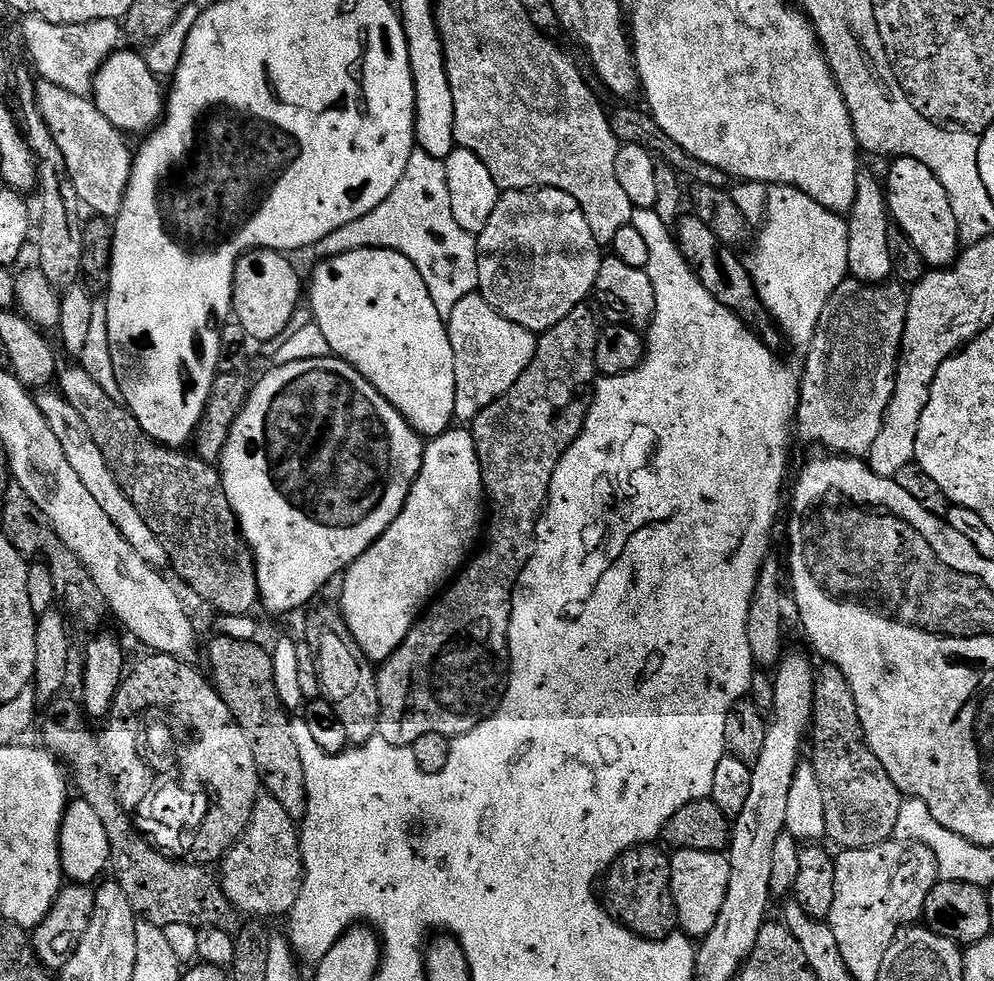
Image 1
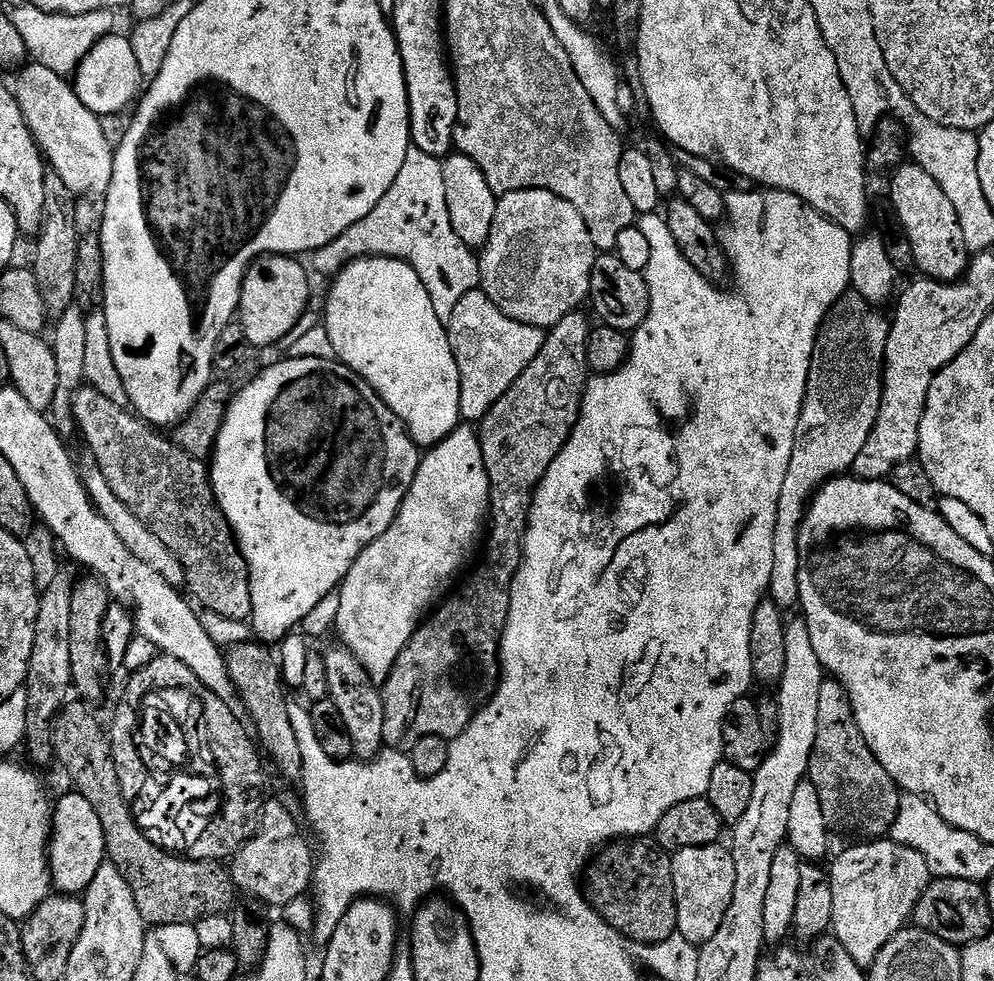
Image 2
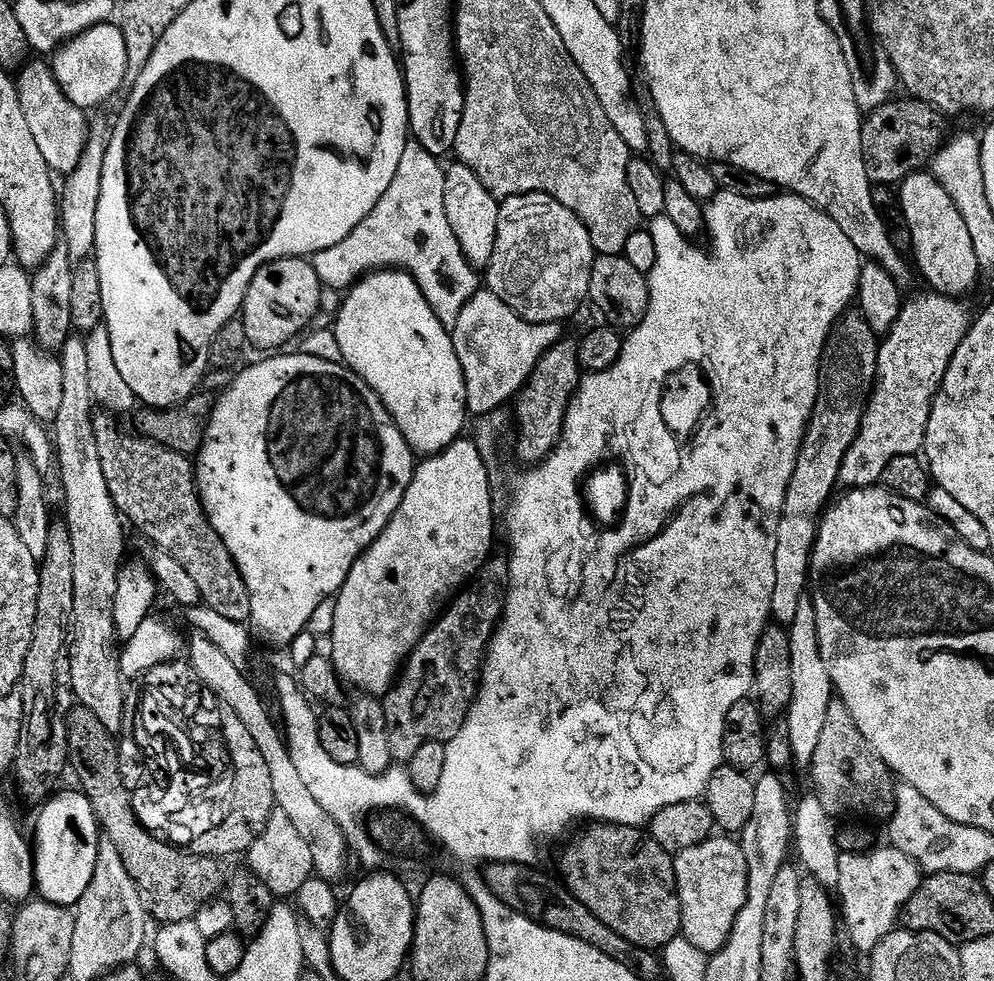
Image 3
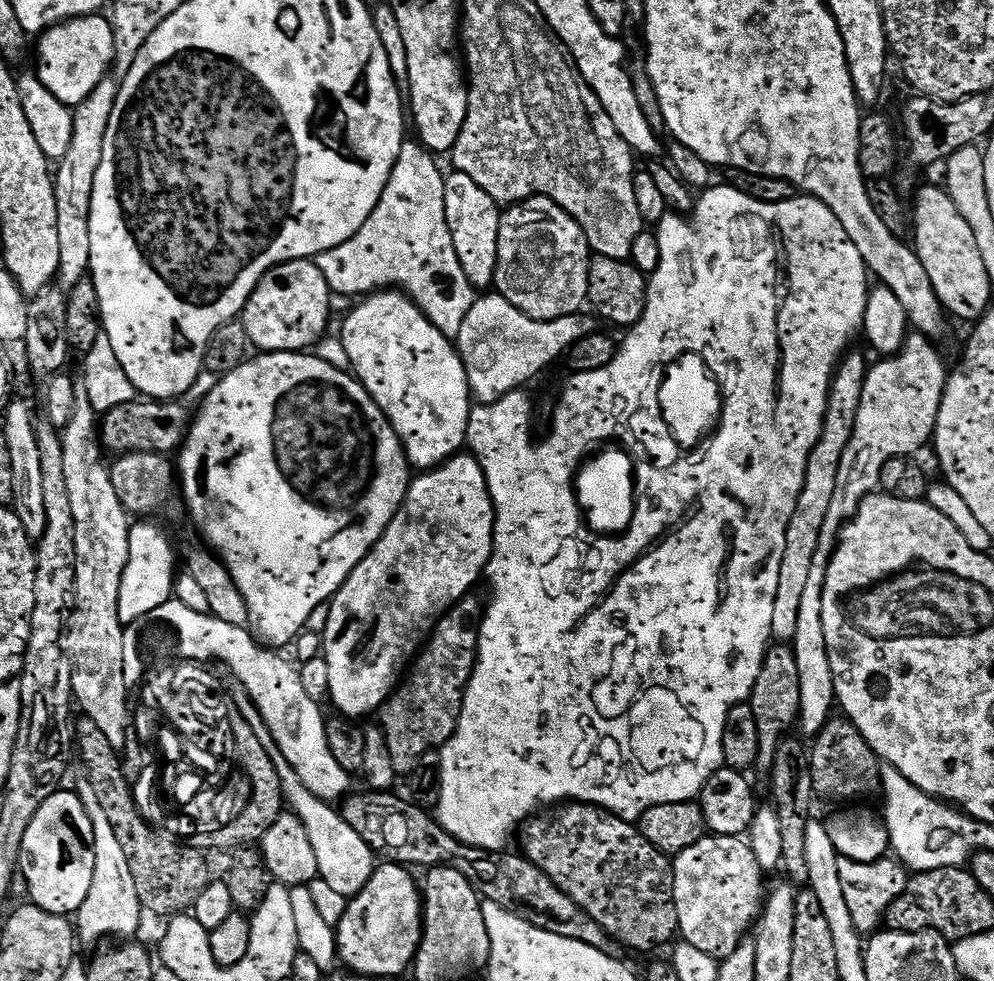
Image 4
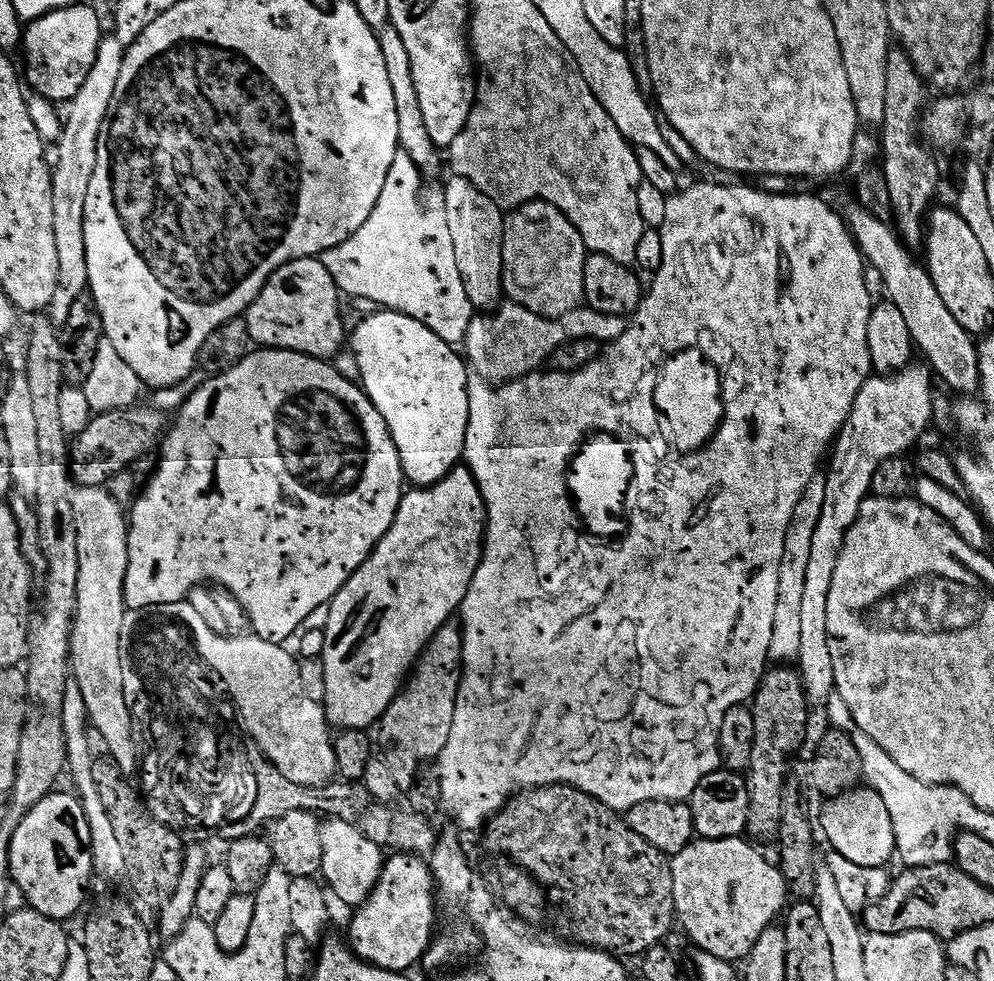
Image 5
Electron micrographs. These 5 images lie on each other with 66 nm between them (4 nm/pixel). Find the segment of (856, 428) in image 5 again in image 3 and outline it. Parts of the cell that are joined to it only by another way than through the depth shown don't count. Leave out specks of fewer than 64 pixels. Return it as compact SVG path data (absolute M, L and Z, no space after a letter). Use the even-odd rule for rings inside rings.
M924 290L921 296L905 299L904 309L898 314L898 322L894 324L882 340L878 354L878 370L876 371L876 387L868 409L860 427L854 446L846 454L840 471L840 484L845 489L874 488L884 479L886 466L894 462L894 458L915 456L924 447L926 426L930 422L930 410L940 388L942 378L946 378L946 370L958 350L958 346L966 338L972 328L974 312L964 305L963 299L955 296L942 296L939 292ZM806 598L798 605L798 614L788 628L790 638L790 672L794 678L794 694L790 694L790 706L786 717L790 726L790 739L793 758L797 765L811 765L818 738L826 723L826 710L834 699L832 679L826 671L826 662L822 662L822 650L818 646L818 622L814 614L811 599Z

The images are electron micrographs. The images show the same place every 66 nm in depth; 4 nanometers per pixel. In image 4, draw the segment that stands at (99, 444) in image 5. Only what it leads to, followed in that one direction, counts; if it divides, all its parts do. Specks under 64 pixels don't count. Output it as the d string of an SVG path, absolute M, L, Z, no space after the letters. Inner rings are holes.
M137 398L126 406L114 406L114 410L103 413L98 424L98 439L105 453L112 452L113 457L124 456L128 452L159 452L161 454L172 454L183 445L188 437L188 429L192 426L193 413L179 399L175 400L150 400Z

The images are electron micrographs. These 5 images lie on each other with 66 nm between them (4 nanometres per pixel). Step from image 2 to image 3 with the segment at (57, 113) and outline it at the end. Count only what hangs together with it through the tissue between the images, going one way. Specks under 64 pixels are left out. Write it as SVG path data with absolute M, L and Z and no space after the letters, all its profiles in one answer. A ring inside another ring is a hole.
M36 58L24 65L15 77L18 90L18 102L22 102L22 114L26 114L26 122L30 125L30 135L38 146L42 158L46 158L48 167L56 174L67 174L80 167L84 159L84 150L88 146L90 120L85 109L74 106L70 98L58 86L51 63Z

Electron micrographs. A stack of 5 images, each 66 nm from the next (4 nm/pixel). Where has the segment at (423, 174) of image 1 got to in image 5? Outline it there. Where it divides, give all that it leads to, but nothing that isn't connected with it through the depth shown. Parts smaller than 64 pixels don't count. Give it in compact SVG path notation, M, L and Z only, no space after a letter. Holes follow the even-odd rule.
M396 152L390 174L386 174L386 186L382 186L378 206L370 210L370 218L346 242L320 253L318 258L330 270L330 278L334 278L345 297L369 300L376 304L372 306L406 314L422 322L422 326L430 326L442 342L460 346L468 333L474 309L470 298L466 298L462 274L458 274L446 218L440 214L435 220L420 205L424 184L426 178L414 166L414 158Z

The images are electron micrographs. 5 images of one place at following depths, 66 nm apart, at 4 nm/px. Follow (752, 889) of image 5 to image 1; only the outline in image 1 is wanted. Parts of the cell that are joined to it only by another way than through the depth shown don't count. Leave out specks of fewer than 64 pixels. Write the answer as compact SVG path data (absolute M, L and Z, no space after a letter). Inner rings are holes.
M676 850L671 853L670 859L679 931L689 938L703 938L714 930L714 922L718 922L718 914L722 914L722 902L726 902L726 890L730 886L728 857L724 852Z

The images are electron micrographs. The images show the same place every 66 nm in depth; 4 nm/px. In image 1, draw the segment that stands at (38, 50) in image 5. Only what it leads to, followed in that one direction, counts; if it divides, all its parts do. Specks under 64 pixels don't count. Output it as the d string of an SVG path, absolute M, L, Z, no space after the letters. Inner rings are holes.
M117 50L100 67L92 83L90 93L96 108L104 117L125 134L141 132L147 134L160 123L166 107L166 96L160 93L161 81L150 70L143 55L136 50Z

